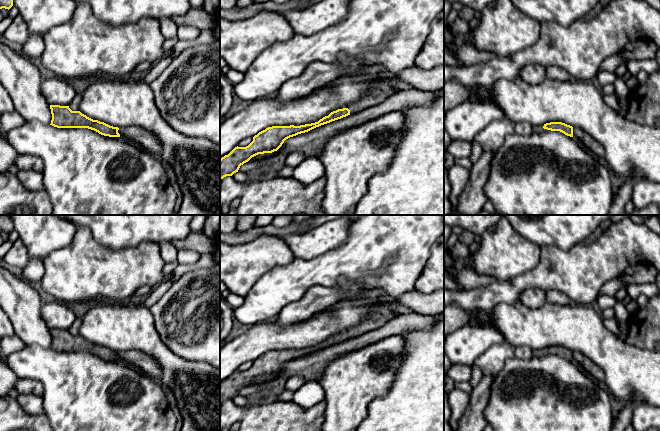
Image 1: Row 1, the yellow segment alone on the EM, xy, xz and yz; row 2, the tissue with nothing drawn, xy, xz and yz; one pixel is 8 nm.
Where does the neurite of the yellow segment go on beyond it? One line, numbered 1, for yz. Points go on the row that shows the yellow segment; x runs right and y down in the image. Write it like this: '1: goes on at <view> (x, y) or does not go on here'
1: goes on at yz (538, 129)

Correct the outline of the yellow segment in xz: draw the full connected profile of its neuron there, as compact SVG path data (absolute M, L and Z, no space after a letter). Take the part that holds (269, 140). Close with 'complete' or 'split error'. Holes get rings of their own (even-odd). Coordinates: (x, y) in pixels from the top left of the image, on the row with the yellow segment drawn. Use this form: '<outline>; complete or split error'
M386 85L379 89L375 95L366 96L347 108L333 111L318 122L300 126L272 126L266 128L255 135L253 141L248 146L237 146L228 155L220 159L220 181L224 177L232 176L234 173L238 172L240 166L248 162L252 157L258 154L277 151L286 139L378 105L396 92L396 89L391 85Z; split error

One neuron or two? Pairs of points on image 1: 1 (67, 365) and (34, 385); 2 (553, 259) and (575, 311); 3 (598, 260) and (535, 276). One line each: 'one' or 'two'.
1: two
2: two
3: one

